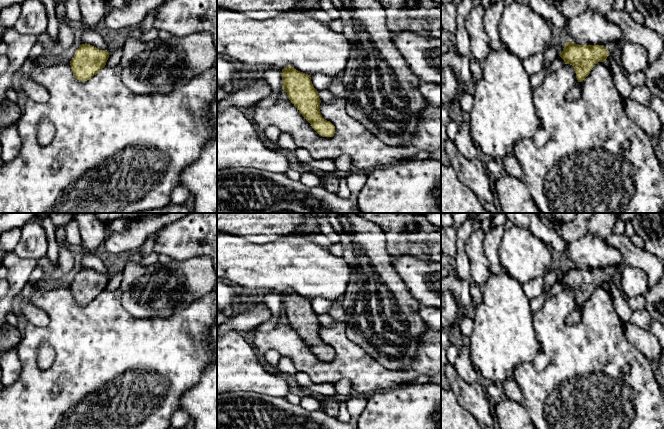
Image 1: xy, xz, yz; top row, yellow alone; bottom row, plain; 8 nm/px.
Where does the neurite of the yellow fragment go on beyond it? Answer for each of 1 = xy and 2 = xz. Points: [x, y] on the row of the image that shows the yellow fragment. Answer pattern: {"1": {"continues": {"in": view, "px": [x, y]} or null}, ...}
{"1": {"continues": null}, "2": {"continues": null}}

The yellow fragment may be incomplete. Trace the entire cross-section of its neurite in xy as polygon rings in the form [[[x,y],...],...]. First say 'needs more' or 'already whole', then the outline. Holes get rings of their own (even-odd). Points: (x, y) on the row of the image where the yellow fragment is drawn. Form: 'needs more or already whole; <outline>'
already whole; [[[90,44],[80,45],[70,61],[75,78],[82,82],[91,79],[105,67],[109,55],[107,50],[99,50]]]

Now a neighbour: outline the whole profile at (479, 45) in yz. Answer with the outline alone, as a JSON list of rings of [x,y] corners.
[[[475,4],[465,19],[471,57],[477,61],[484,61],[491,51],[489,38],[483,25],[484,11],[485,9],[480,4]]]

